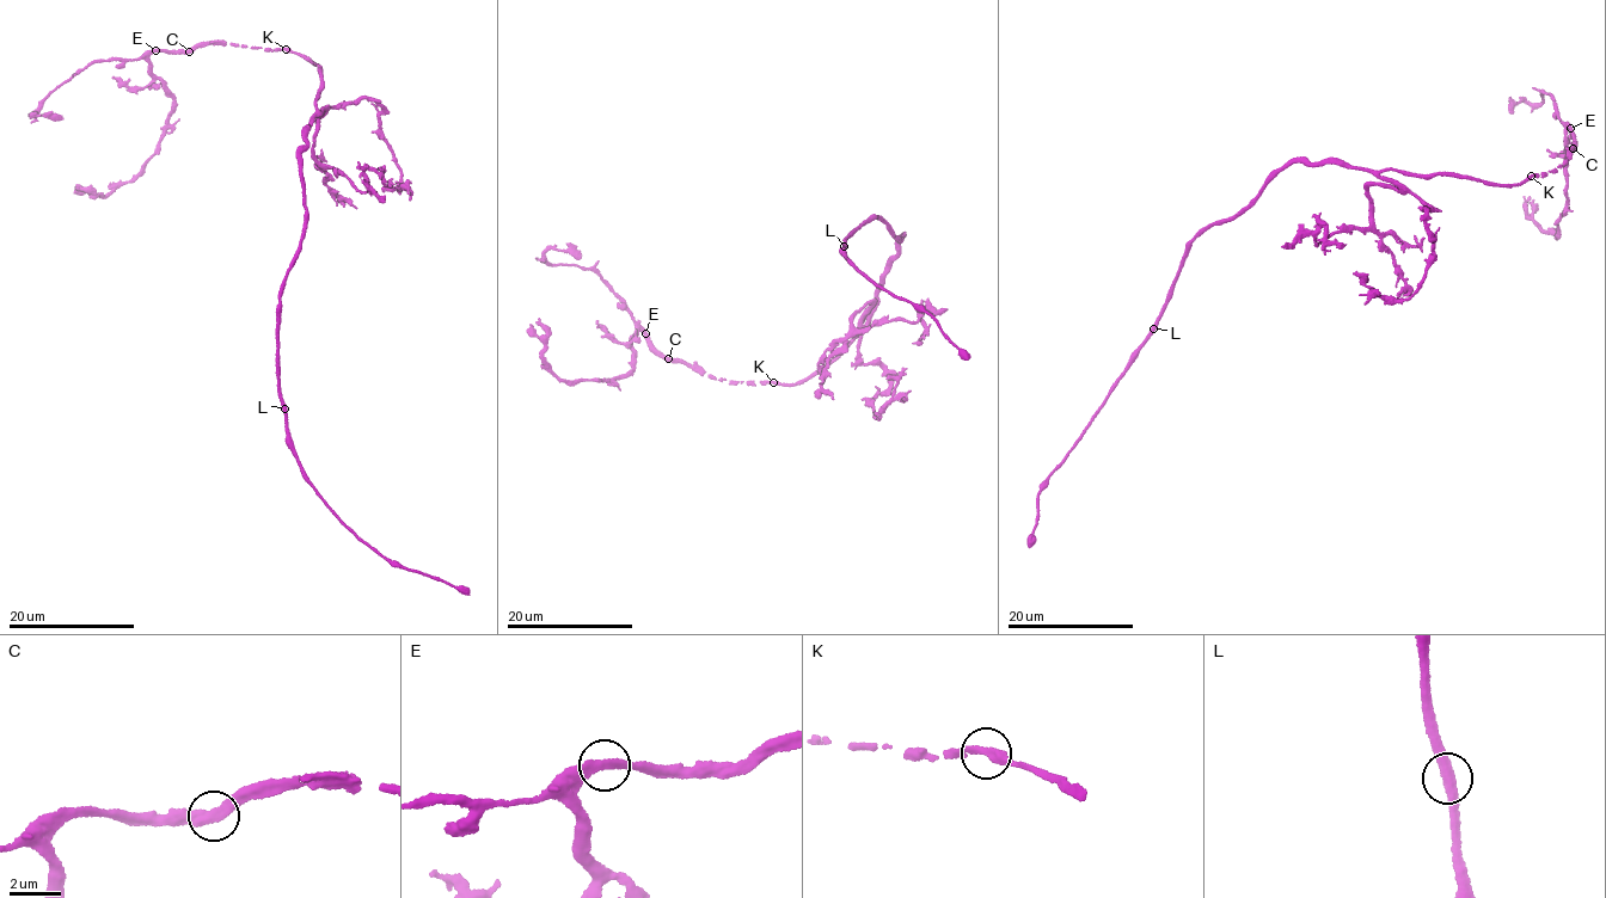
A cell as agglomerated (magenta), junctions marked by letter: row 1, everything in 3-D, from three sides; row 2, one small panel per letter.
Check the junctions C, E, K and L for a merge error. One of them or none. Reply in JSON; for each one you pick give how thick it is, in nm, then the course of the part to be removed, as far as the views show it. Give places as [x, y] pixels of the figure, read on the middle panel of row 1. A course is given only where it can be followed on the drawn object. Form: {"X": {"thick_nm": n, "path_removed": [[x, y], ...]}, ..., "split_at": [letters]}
{"split_at": []}

